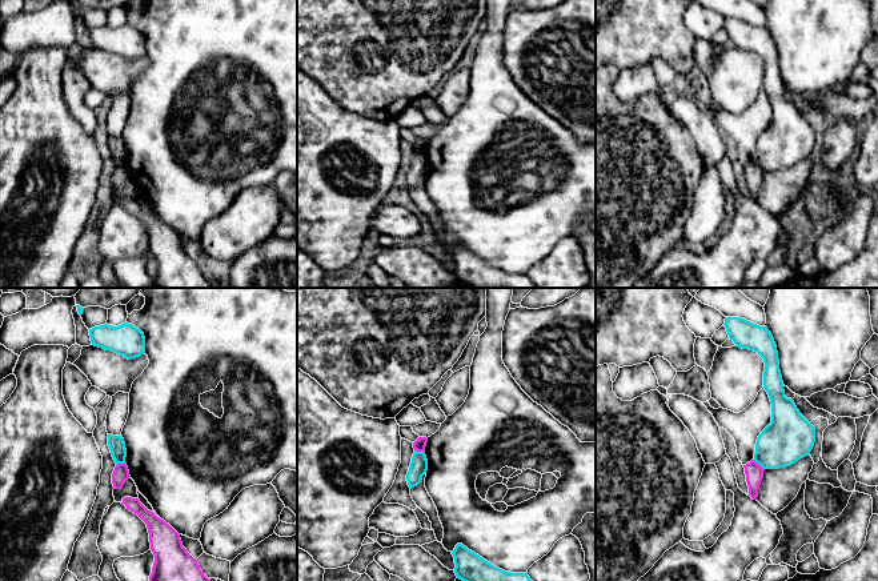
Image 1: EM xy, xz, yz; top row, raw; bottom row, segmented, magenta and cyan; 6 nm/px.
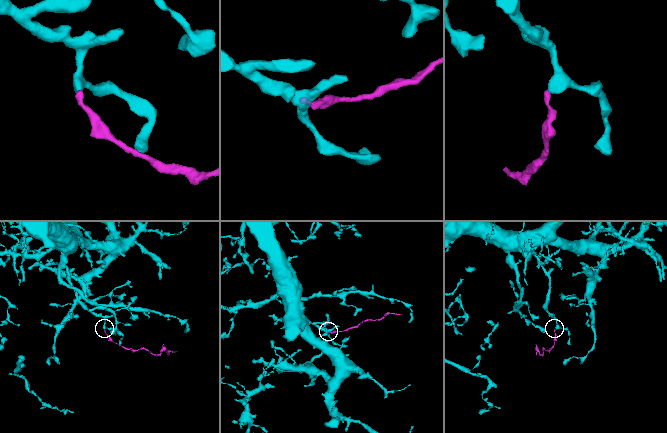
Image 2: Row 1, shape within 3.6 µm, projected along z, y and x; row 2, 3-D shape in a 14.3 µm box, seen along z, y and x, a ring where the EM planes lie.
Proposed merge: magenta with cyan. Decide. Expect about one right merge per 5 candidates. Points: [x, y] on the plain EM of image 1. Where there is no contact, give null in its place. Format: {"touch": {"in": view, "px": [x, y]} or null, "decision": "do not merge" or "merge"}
{"touch": {"in": "yz", "px": [758, 165]}, "decision": "do not merge"}

